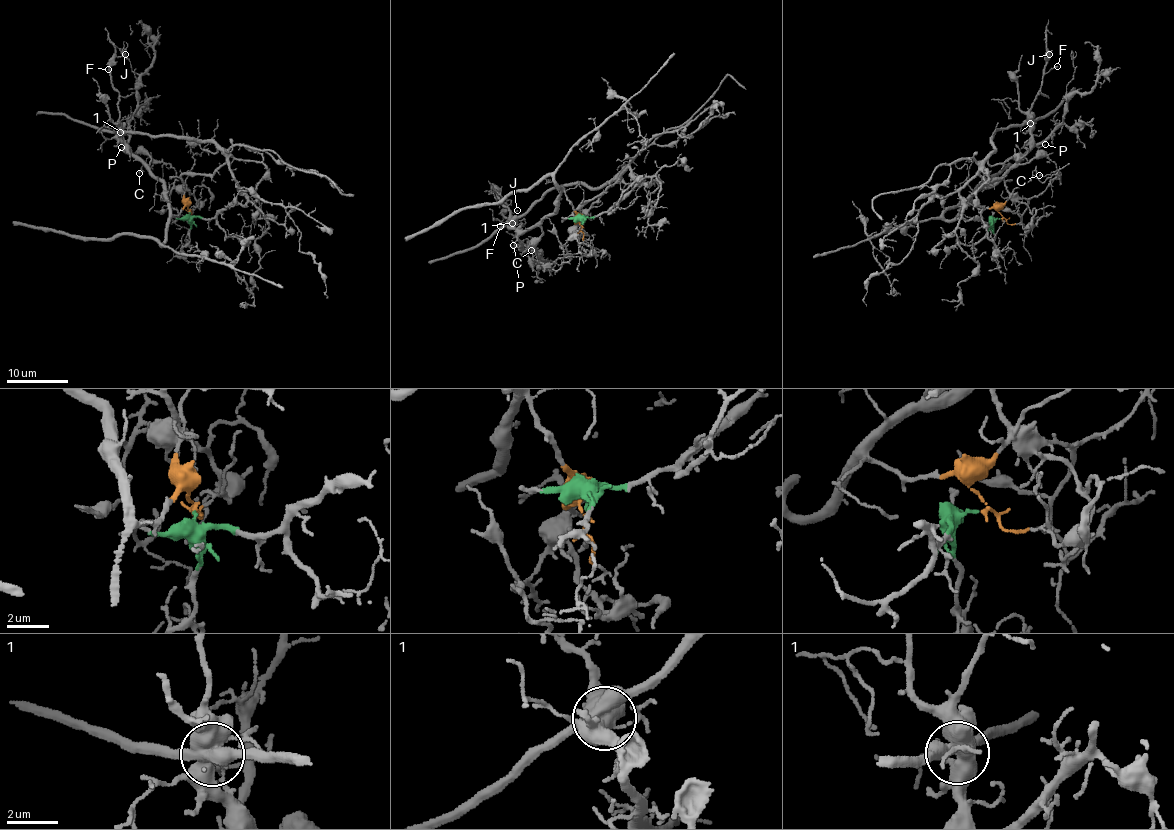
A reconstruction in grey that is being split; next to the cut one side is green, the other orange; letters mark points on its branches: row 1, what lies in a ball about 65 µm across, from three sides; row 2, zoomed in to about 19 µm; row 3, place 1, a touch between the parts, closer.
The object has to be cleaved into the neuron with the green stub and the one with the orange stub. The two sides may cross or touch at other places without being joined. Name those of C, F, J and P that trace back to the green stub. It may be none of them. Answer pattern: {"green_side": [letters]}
{"green_side": []}

